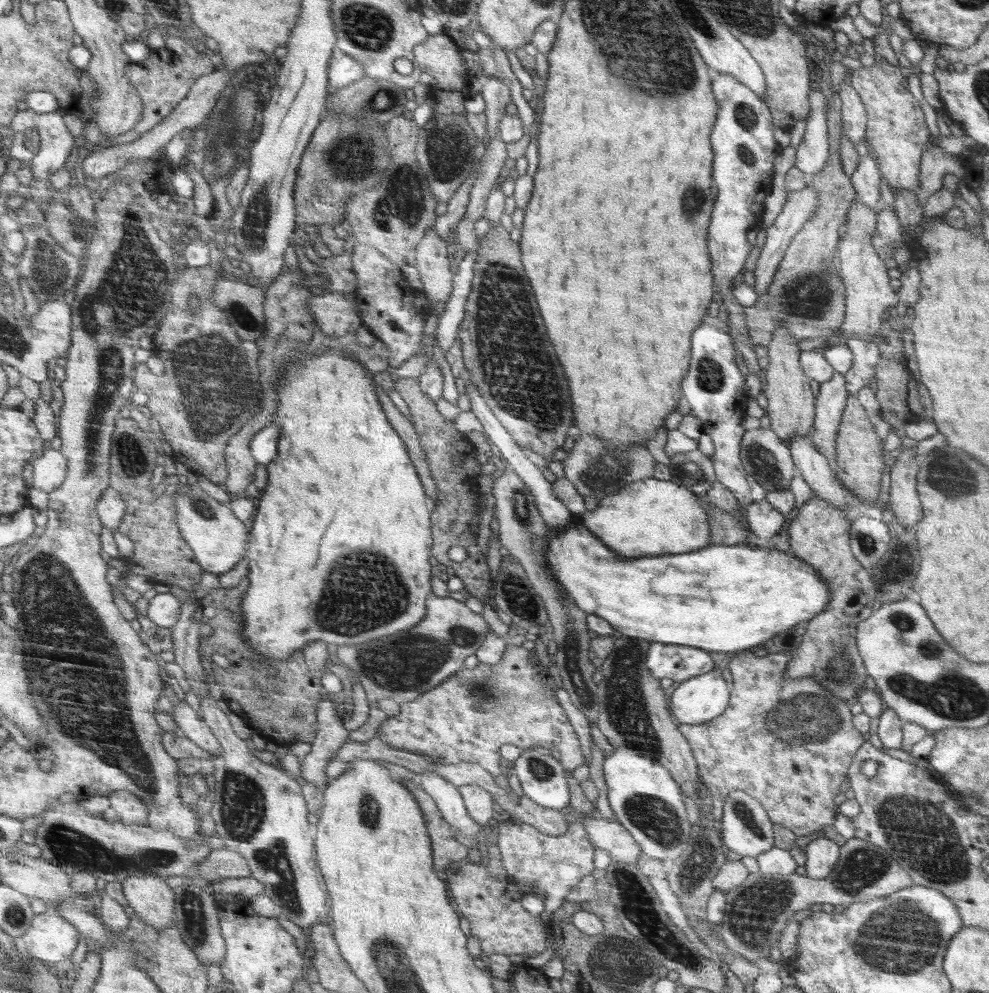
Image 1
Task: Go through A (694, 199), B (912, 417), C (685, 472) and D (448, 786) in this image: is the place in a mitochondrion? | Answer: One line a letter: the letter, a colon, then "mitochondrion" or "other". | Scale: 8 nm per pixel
A: mitochondrion
B: other
C: mitochondrion
D: other

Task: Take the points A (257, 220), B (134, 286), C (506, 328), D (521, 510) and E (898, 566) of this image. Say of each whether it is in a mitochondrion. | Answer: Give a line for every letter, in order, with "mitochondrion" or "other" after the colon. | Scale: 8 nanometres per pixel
A: mitochondrion
B: mitochondrion
C: mitochondrion
D: mitochondrion
E: mitochondrion

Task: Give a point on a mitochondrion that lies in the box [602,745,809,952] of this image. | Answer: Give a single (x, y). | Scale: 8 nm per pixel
(655, 818)

